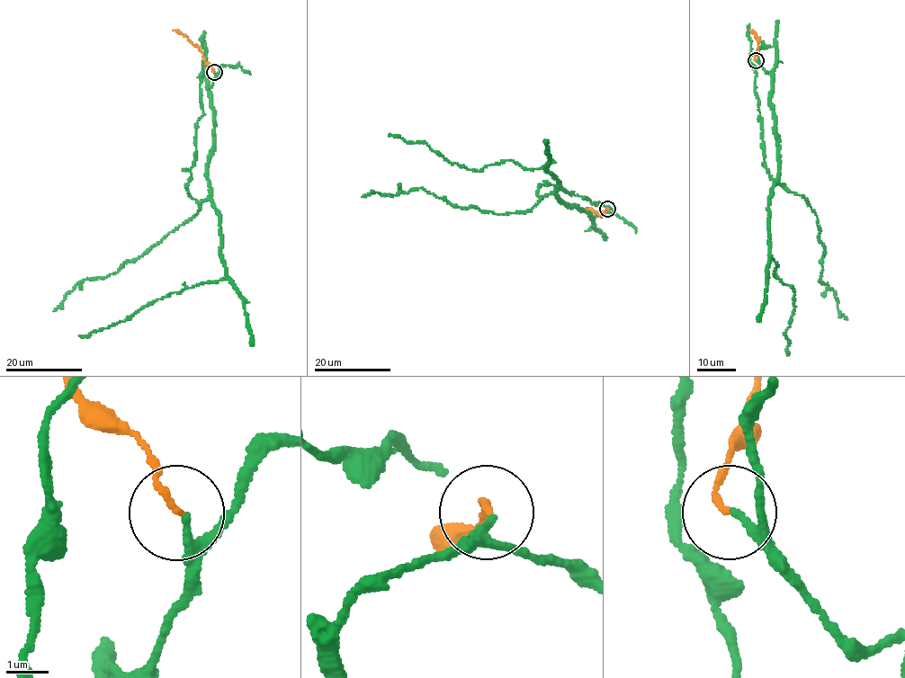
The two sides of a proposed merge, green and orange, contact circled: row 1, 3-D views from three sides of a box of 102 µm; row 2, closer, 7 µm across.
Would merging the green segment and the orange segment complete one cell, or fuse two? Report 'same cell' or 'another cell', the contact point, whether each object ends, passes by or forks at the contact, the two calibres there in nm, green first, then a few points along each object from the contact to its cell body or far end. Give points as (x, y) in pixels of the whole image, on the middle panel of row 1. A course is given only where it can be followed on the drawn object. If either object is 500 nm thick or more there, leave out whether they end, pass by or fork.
same cell | (607, 209) | green passes by | orange ends | 130/140 nm | green via (608, 209), (593, 218), (563, 202), (559, 181), (542, 167), (509, 159), (468, 170), (425, 143), (388, 135) | orange via (607, 209), (601, 216), (586, 209)

